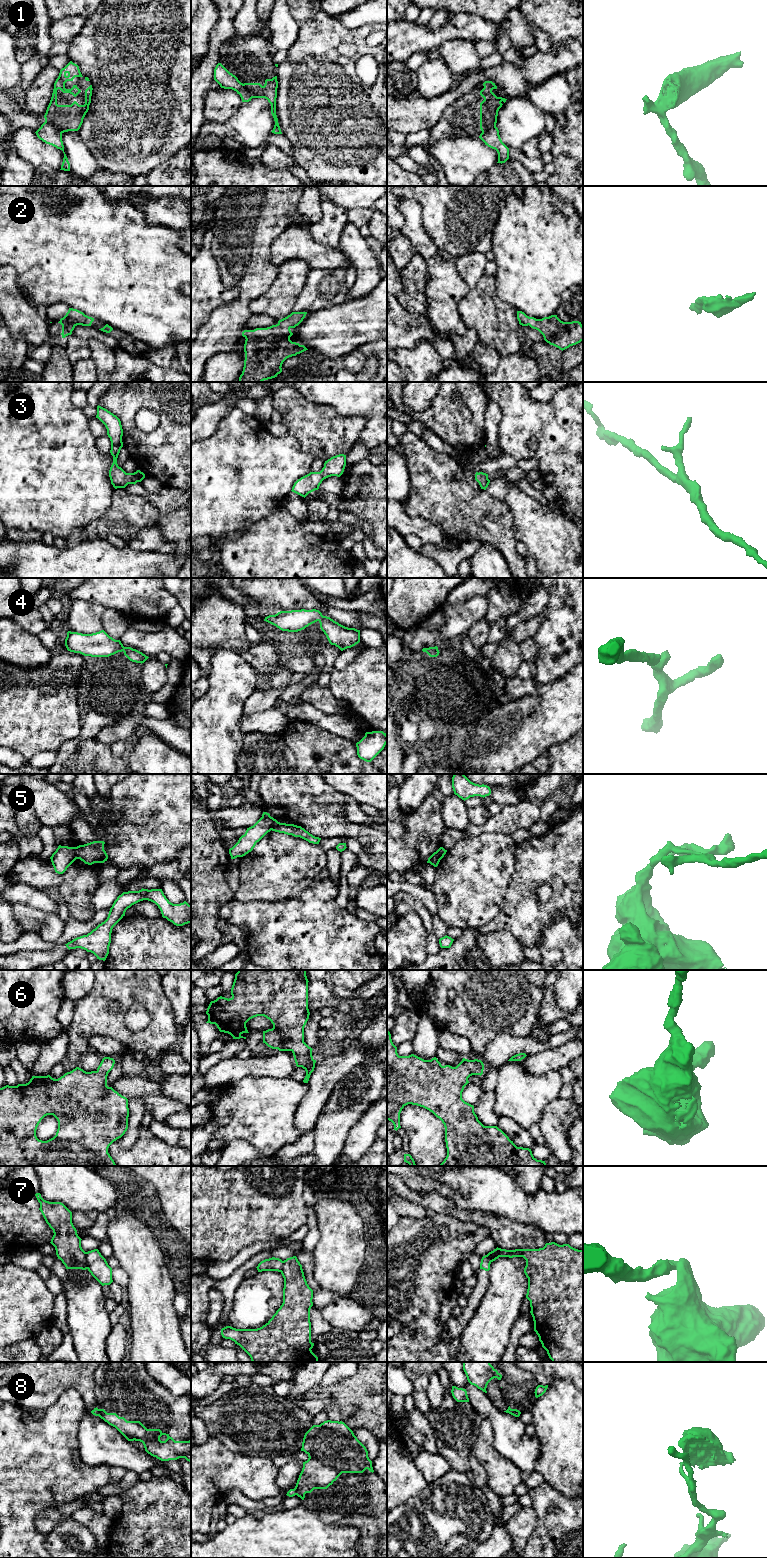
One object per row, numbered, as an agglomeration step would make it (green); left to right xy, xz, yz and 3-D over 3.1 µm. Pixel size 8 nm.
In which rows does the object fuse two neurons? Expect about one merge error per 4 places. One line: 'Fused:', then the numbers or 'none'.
Fused: 1, 5, 7, 8

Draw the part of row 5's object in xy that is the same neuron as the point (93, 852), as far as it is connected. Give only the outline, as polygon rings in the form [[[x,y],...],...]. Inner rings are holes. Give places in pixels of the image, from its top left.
[[[93,841],[75,847],[77,859],[88,865],[104,863],[108,859],[108,855],[104,850],[104,844],[104,841]]]

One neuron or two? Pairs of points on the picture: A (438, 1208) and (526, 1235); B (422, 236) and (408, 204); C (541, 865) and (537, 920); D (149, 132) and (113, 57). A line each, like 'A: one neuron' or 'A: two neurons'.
A: one neuron
B: one neuron
C: one neuron
D: one neuron

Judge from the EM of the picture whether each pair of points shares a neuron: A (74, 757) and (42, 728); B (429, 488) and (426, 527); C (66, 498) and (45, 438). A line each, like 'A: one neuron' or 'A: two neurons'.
A: two neurons
B: two neurons
C: one neuron

